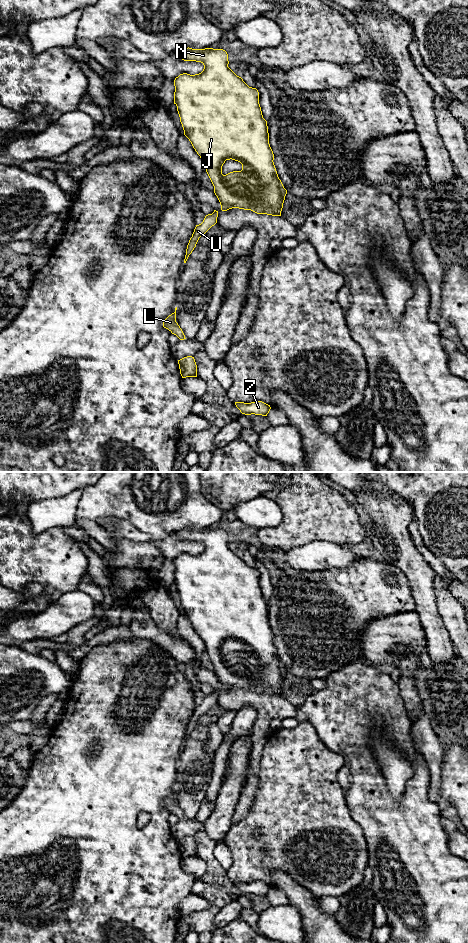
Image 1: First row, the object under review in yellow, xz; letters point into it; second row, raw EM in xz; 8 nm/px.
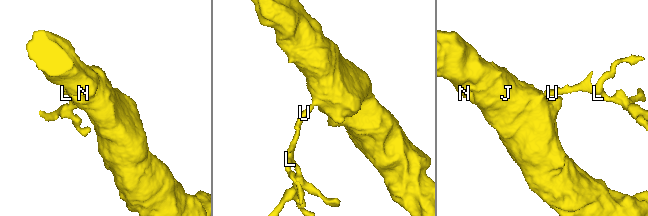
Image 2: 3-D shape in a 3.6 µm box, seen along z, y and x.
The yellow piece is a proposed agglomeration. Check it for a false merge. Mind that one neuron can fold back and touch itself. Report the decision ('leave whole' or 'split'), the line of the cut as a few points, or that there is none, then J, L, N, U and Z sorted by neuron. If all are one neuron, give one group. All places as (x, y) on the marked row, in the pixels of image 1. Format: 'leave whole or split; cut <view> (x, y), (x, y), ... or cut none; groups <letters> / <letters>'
leave whole; cut none; groups J L N U Z

